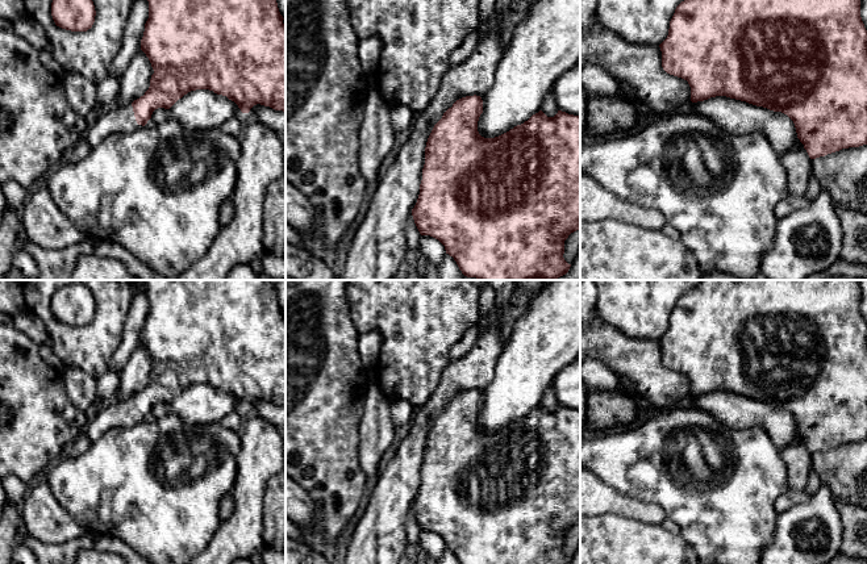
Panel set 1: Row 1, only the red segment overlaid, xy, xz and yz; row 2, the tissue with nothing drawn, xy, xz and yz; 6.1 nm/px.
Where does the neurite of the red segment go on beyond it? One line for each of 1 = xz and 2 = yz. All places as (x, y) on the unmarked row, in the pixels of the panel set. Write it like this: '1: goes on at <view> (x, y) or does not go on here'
1: does not go on here
2: does not go on here

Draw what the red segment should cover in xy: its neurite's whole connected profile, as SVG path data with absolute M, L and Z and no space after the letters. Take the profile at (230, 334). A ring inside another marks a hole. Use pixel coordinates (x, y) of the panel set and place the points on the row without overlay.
M143 280L149 296L149 313L145 318L143 331L141 334L141 344L149 352L154 368L150 373L150 381L143 390L134 394L132 398L120 398L116 404L112 404L96 414L86 426L84 433L93 443L104 433L112 429L128 429L132 427L136 419L145 421L151 413L151 409L158 402L170 404L179 393L191 385L209 384L217 389L226 390L234 396L242 408L249 408L250 404L257 400L270 401L275 405L285 406L285 321L283 318L283 310L279 306L276 289L274 280Z

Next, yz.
M701 280L693 291L676 301L670 316L668 330L659 342L663 364L688 376L692 397L726 390L774 406L781 406L793 415L797 433L810 454L842 443L867 439L867 325L860 312L860 285L858 280Z

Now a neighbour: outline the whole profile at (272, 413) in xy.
M257 398L250 404L250 408L257 410L258 414L267 422L271 422L279 429L285 430L285 406Z

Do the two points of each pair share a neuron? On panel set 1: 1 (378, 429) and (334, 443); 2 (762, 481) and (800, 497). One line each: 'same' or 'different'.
1: different
2: different

